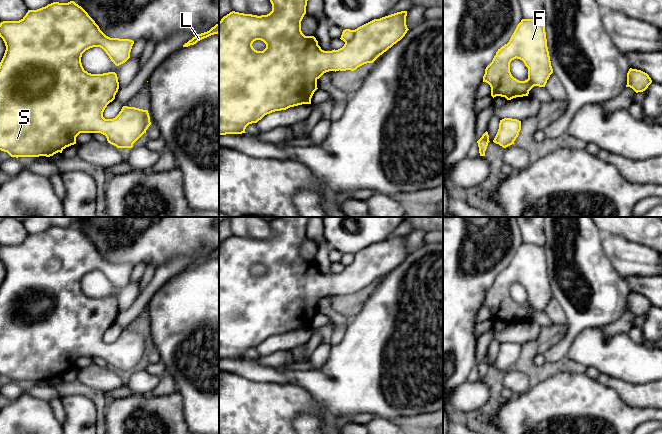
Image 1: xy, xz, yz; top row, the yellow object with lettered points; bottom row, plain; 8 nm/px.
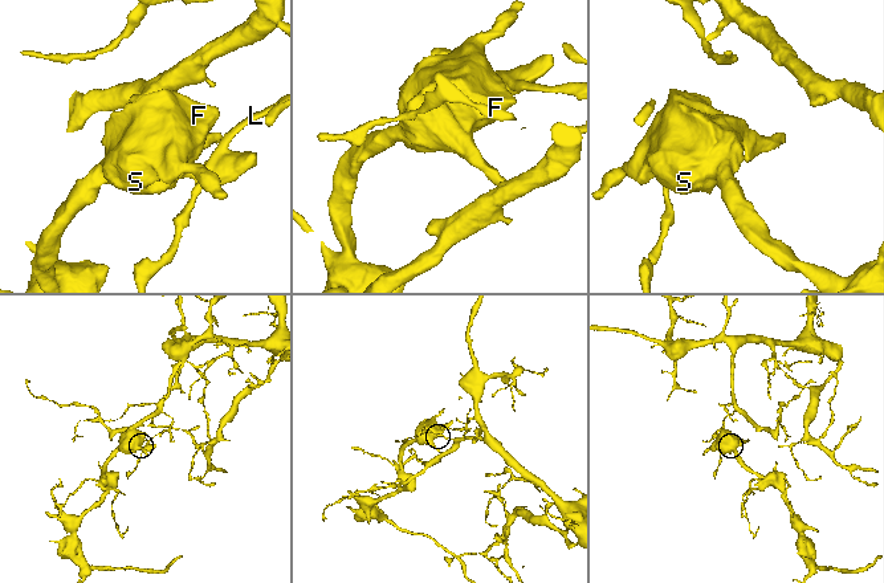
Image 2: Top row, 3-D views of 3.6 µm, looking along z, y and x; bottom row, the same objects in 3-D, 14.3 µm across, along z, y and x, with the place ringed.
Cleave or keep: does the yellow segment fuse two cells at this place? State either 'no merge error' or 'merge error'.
merge error

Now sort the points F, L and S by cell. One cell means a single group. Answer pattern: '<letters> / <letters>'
F S / L

